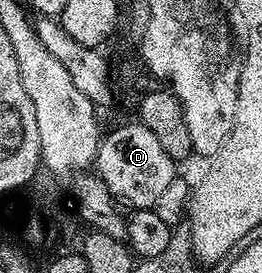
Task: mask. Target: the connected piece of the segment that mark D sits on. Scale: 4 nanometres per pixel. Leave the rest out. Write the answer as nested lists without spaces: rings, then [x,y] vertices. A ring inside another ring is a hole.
[[[138,121],[127,123],[124,127],[115,127],[108,135],[106,132],[102,136],[94,166],[99,178],[116,200],[124,204],[132,203],[130,206],[135,209],[154,208],[158,197],[177,177],[176,160],[171,159],[165,149],[161,149],[157,137],[153,137],[146,125]]]

